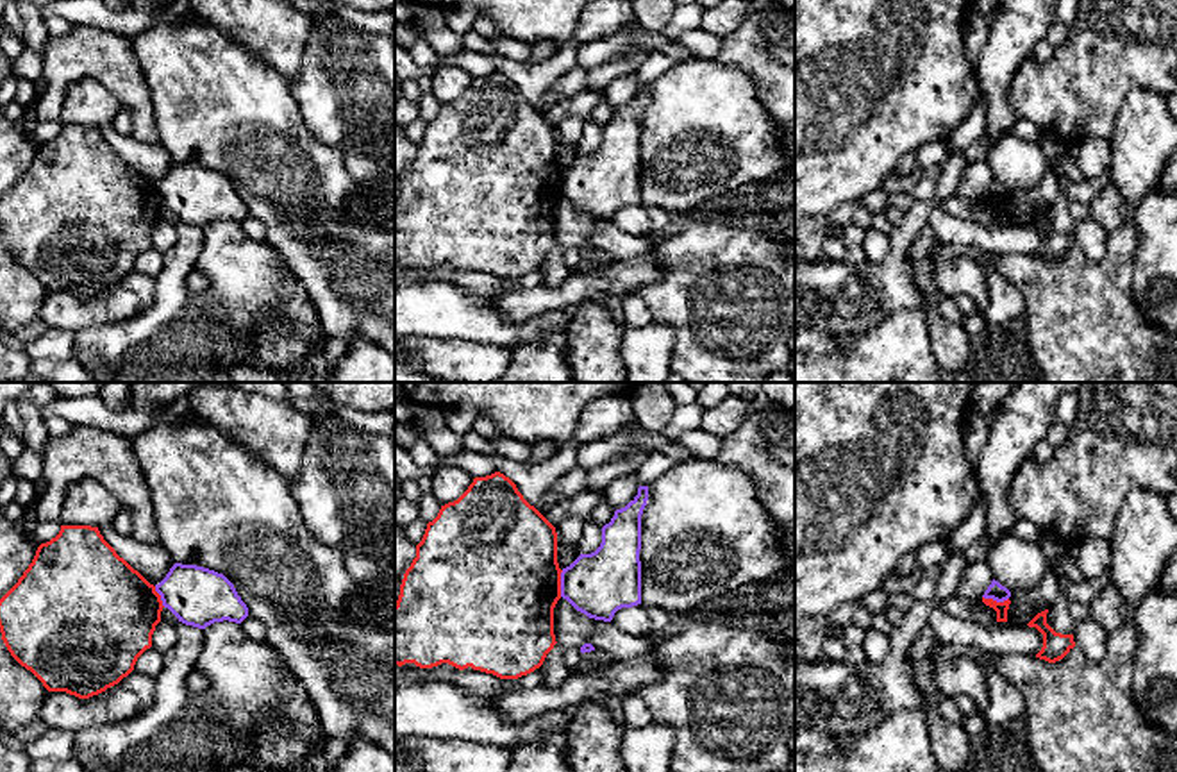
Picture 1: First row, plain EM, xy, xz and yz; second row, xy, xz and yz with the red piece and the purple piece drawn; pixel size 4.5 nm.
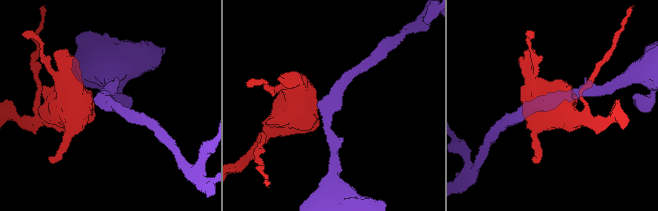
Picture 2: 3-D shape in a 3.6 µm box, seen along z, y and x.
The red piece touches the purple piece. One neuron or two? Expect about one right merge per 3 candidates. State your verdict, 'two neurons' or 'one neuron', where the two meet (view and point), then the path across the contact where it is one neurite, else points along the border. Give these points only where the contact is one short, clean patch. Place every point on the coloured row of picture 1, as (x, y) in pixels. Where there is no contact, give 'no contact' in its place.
two neurons | xz (559, 583) | along xz (563, 570), (559, 595)

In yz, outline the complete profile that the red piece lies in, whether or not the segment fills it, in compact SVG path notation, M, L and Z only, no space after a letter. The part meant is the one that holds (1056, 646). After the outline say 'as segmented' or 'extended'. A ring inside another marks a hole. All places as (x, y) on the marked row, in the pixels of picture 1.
M1048 609L1038 613L1027 625L1036 627L1043 634L1043 647L1036 654L1036 658L1045 659L1048 663L1056 663L1063 659L1075 647L1075 642L1073 634L1056 633L1047 624L1047 613Z; as segmented

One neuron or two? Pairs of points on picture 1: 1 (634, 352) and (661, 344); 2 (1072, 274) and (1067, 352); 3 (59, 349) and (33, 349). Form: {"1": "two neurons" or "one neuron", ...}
{"1": "one neuron", "2": "one neuron", "3": "one neuron"}

